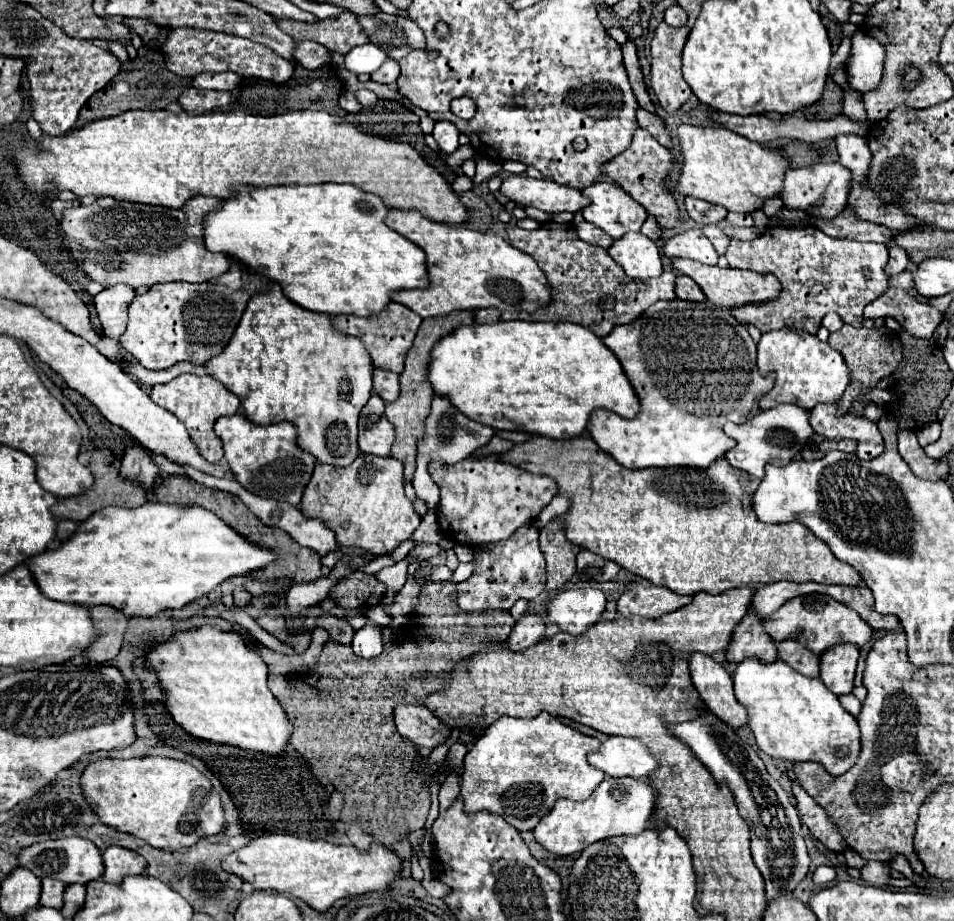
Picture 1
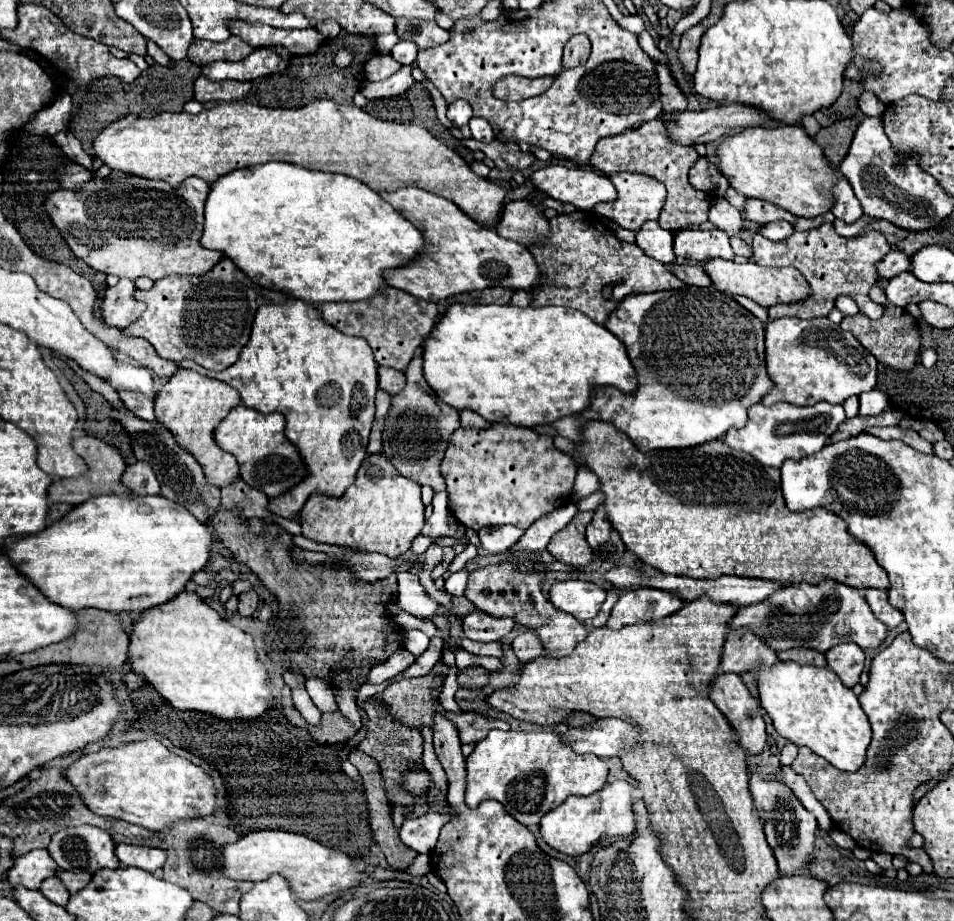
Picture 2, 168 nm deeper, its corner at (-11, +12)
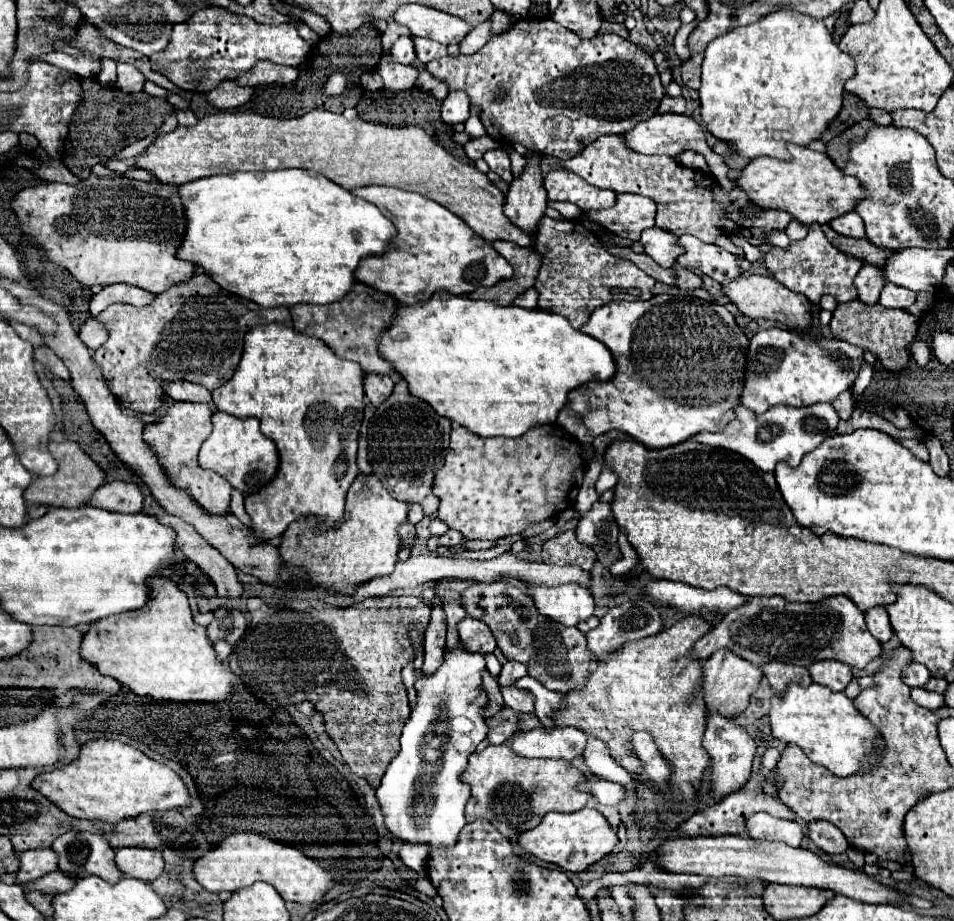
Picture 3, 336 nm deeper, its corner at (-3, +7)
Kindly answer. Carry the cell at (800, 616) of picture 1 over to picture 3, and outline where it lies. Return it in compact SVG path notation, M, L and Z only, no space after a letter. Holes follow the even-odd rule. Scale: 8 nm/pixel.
M778 595L752 597L742 607L726 613L710 633L694 643L692 657L704 661L720 649L730 649L754 665L784 661L808 667L822 659L834 659L854 669L864 669L882 653L878 639L866 627L864 613L850 599L828 597L820 603L788 603Z

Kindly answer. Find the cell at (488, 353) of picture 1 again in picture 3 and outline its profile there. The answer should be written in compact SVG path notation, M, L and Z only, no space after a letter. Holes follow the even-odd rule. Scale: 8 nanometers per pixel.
M448 291L434 293L424 303L400 305L392 325L378 339L378 351L406 379L412 395L430 403L438 415L460 423L480 437L520 437L532 427L554 423L572 389L592 379L608 381L616 373L608 347L574 329L556 313L528 311L516 305L504 307L494 301L474 301Z

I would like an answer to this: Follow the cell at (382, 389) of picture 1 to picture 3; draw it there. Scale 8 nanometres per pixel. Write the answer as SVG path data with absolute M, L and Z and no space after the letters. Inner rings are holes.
M366 375L364 377L364 395L368 397L368 401L378 407L380 403L384 403L394 391L394 381L386 375Z

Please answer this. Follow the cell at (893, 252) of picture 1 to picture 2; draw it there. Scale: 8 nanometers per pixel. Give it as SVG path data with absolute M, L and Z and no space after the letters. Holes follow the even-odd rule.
M892 250L884 260L880 260L878 262L878 274L882 276L882 278L894 278L894 276L898 276L898 274L902 274L902 272L906 272L908 268L910 268L910 256L906 254L906 252L902 252L902 250Z

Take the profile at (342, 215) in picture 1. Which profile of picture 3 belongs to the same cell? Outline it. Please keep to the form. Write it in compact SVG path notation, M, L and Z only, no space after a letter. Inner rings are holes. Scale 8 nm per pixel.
M282 169L282 171L260 171L260 173L230 173L230 175L218 175L218 177L206 177L200 181L190 181L178 187L180 199L184 205L184 215L186 215L186 235L182 239L182 245L176 251L178 259L196 263L206 275L210 275L222 289L244 297L248 301L254 301L262 307L290 307L296 303L312 303L312 305L326 305L334 303L336 299L342 299L354 285L354 271L360 259L368 255L380 255L388 247L390 239L396 235L396 229L388 217L384 217L376 205L368 203L366 199L354 197L350 191L342 189L340 185L332 183L324 175L308 169Z

